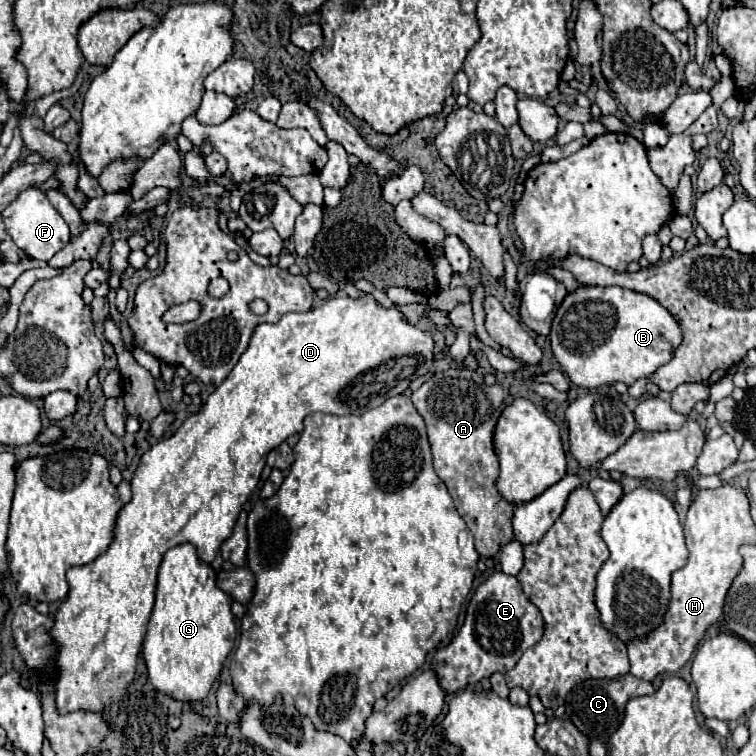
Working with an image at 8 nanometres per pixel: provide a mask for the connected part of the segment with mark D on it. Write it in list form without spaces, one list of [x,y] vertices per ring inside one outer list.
[[[371,293],[359,299],[335,295],[307,313],[287,313],[275,325],[261,323],[235,369],[209,395],[201,411],[191,415],[175,435],[157,441],[143,453],[131,481],[131,503],[123,505],[117,515],[115,539],[109,549],[93,563],[67,571],[69,595],[57,611],[51,629],[51,635],[59,643],[59,657],[55,661],[59,673],[55,693],[59,713],[77,709],[101,711],[109,703],[119,701],[133,681],[155,601],[157,569],[167,549],[193,543],[199,557],[211,563],[221,543],[231,535],[245,501],[257,489],[265,457],[271,449],[279,447],[289,435],[301,433],[303,419],[309,413],[361,415],[381,405],[385,399],[405,393],[413,379],[431,371],[433,345],[433,335],[407,323],[397,303],[383,307]]]

